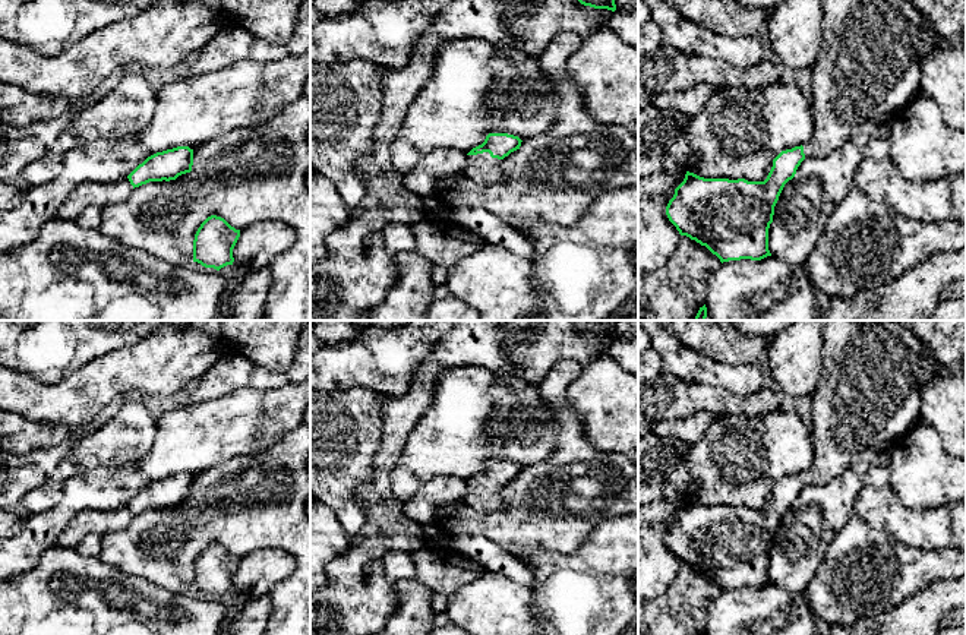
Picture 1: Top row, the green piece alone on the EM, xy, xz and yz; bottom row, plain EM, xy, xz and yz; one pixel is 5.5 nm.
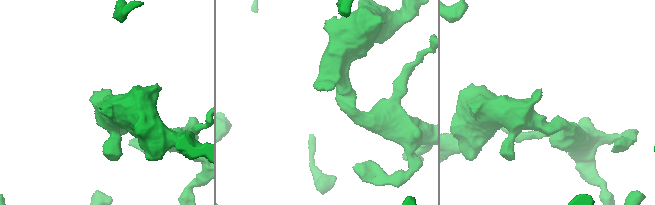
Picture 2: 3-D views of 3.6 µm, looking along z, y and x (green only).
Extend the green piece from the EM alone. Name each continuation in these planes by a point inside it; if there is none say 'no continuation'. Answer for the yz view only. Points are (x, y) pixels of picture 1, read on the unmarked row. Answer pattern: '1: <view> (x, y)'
1: yz (868, 395)

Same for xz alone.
1: xz (482, 496)

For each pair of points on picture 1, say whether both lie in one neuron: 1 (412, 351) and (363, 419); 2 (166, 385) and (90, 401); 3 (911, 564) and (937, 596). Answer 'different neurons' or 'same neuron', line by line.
1: different neurons
2: same neuron
3: different neurons

